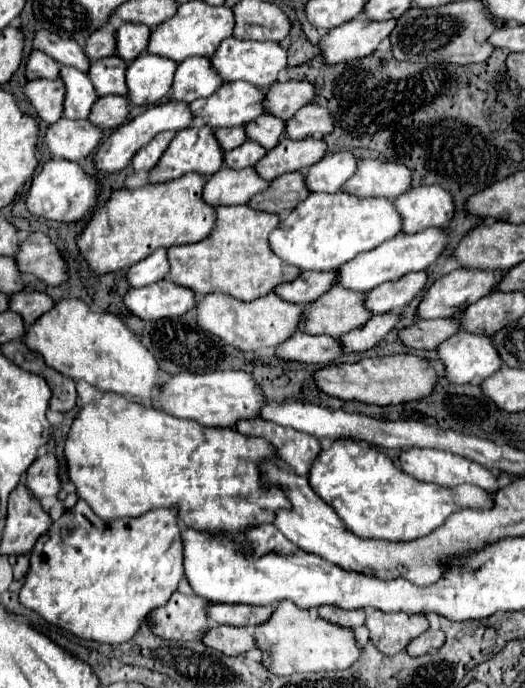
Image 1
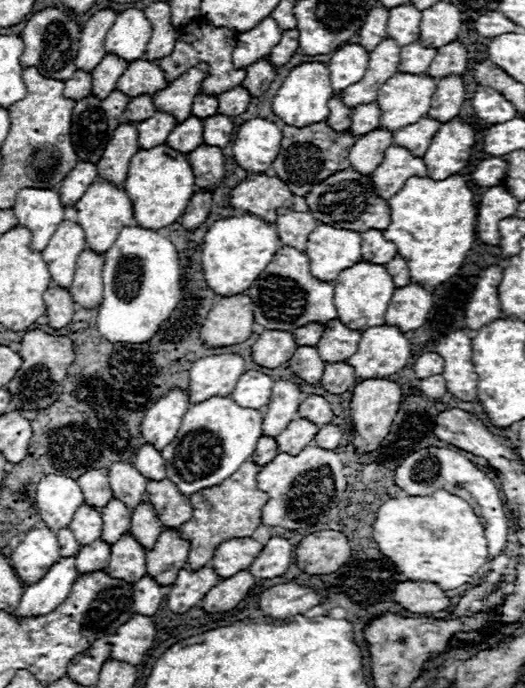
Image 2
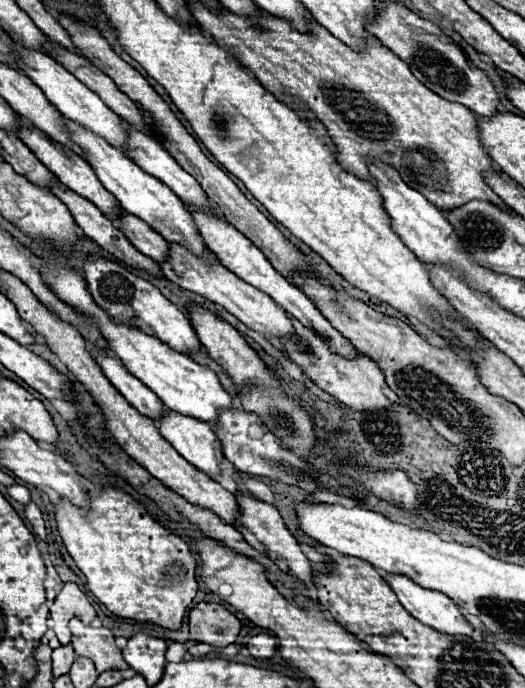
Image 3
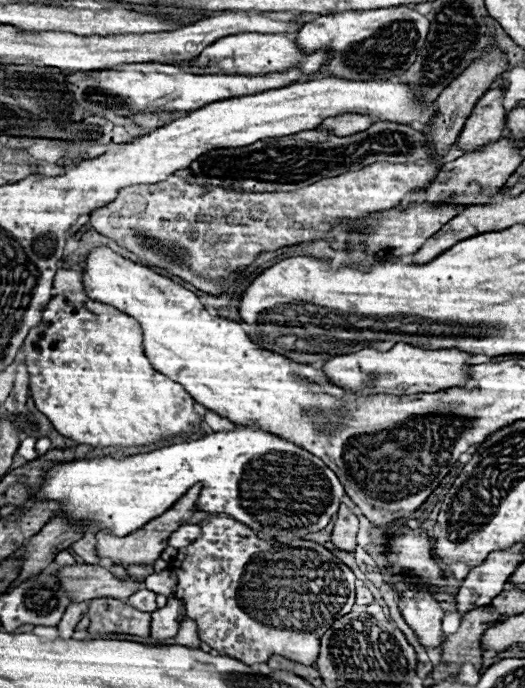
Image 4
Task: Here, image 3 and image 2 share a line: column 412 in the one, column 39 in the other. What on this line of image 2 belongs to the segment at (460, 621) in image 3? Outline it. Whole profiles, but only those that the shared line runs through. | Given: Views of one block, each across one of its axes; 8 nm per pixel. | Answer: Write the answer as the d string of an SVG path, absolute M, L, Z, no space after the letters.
M76 556L72 558L60 558L52 570L46 572L46 576L28 586L18 608L16 608L16 620L20 622L22 618L28 616L44 616L52 610L56 610L70 594L72 584L76 582Z

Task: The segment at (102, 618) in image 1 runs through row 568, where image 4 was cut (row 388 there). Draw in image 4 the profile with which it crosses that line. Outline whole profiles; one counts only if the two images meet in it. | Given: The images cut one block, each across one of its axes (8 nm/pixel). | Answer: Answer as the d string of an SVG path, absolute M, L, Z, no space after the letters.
M62 292L52 296L42 308L42 320L30 330L22 344L24 364L30 374L30 394L36 408L48 416L54 428L90 446L142 446L182 432L196 432L200 416L194 412L194 400L184 388L164 374L156 372L142 348L142 328L130 316L112 306L92 300L82 292Z

